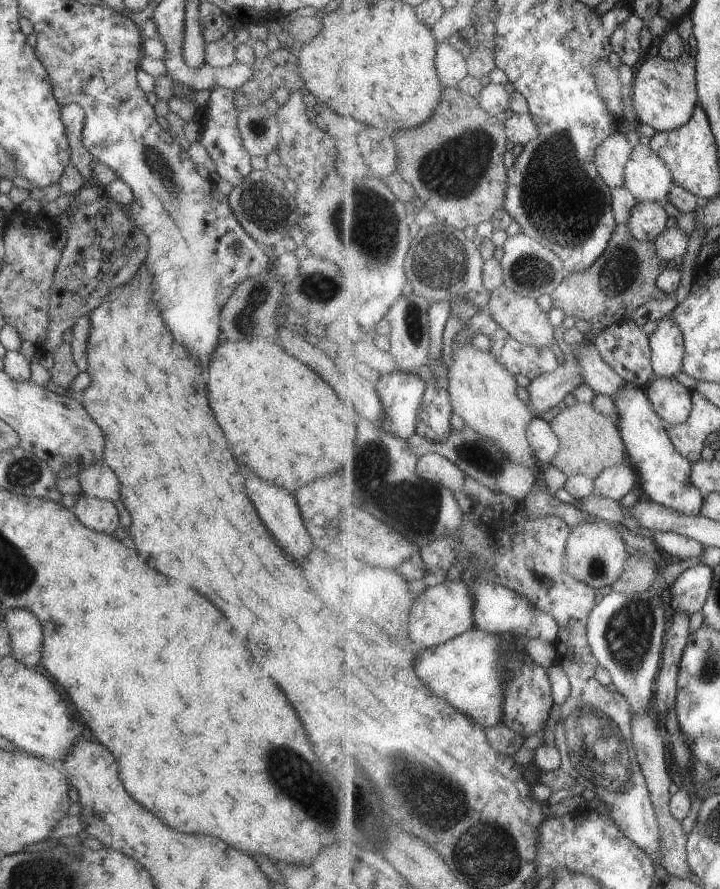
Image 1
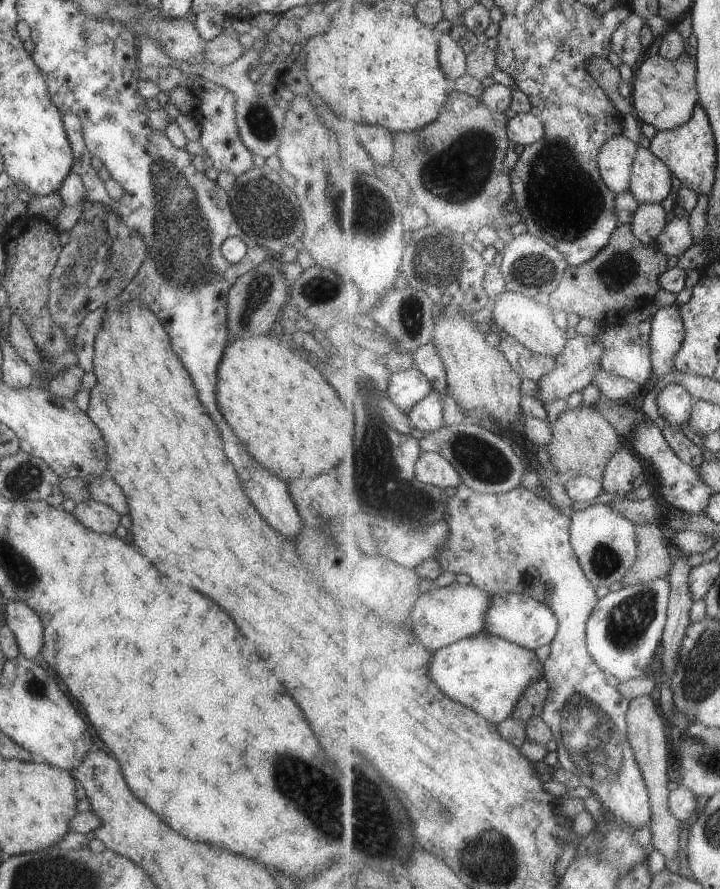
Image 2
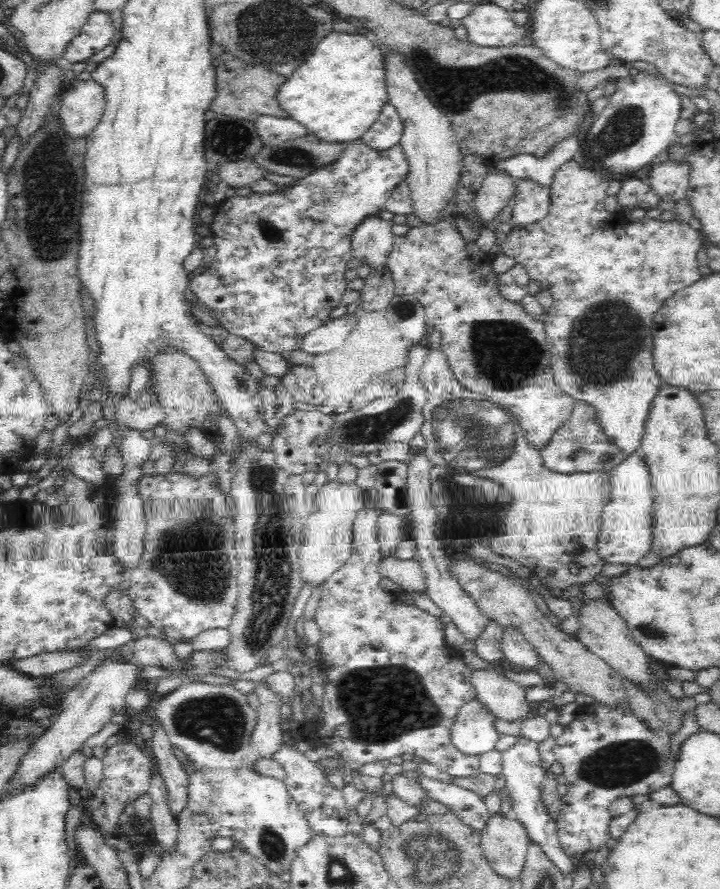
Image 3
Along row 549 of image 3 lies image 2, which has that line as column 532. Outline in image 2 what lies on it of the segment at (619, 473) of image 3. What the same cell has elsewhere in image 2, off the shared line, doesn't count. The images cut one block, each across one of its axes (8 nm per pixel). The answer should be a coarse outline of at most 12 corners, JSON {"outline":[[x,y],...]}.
{"outline":[[527,594],[493,596],[485,630],[537,650],[559,617]]}

